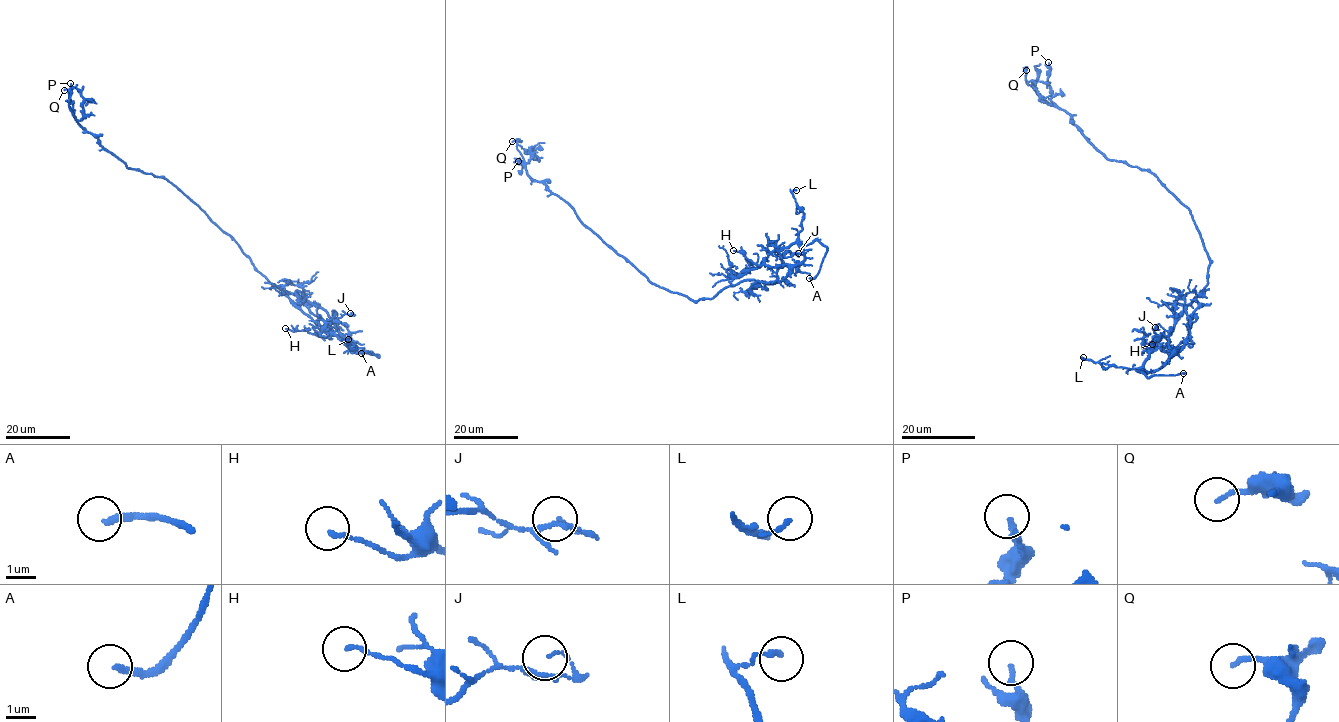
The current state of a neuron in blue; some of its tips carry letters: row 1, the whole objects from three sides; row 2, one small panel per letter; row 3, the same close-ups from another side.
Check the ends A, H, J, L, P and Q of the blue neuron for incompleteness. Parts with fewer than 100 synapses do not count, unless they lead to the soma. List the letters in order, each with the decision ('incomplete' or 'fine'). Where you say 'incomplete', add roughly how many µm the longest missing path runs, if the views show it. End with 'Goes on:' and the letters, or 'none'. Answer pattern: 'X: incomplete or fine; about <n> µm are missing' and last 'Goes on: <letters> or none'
A: incomplete; about 20 µm are missing
H: fine
J: fine
L: fine
P: fine
Q: fine
Goes on: A

